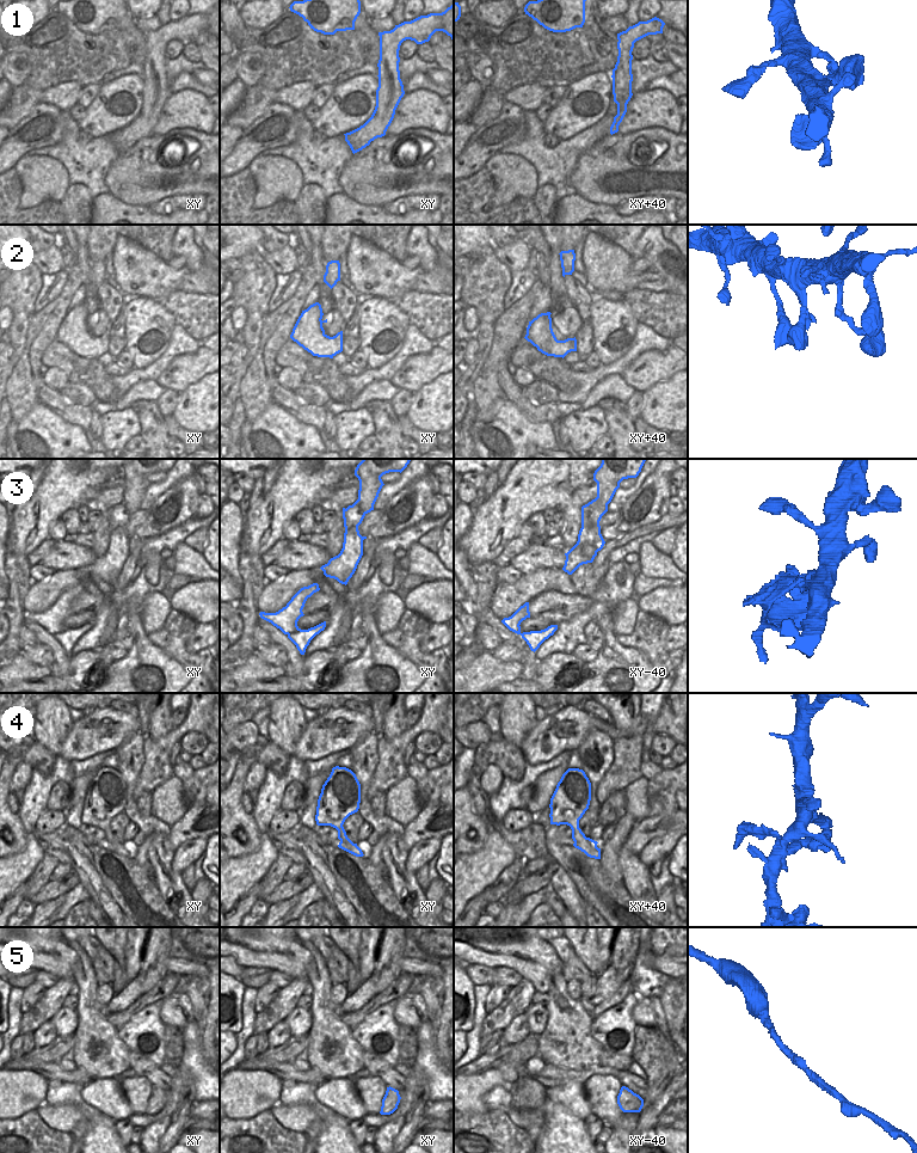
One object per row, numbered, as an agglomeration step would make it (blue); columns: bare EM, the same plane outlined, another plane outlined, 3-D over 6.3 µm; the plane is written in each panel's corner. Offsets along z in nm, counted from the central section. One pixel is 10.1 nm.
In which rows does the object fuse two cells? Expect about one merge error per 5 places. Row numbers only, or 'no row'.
3

